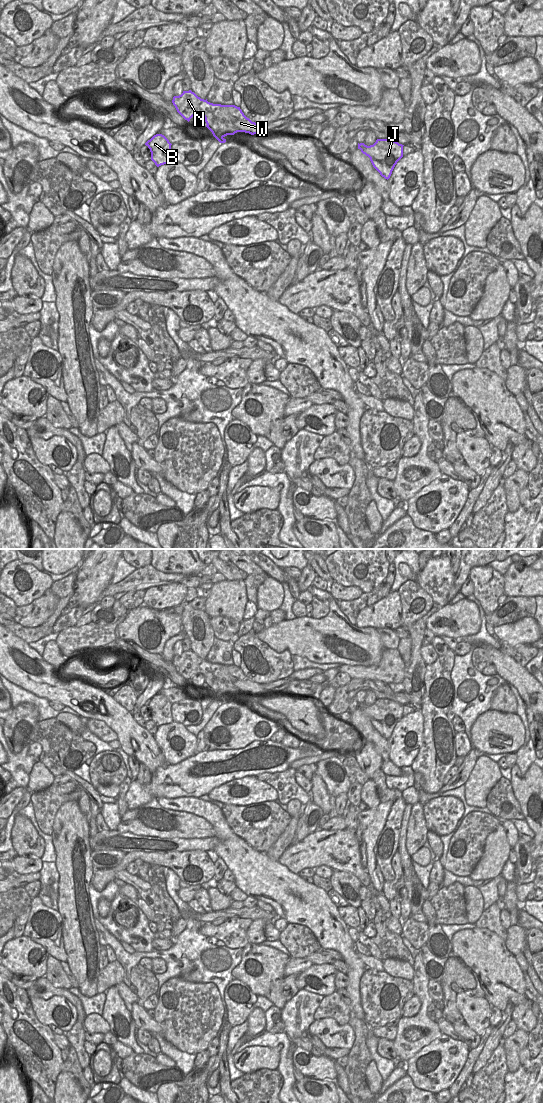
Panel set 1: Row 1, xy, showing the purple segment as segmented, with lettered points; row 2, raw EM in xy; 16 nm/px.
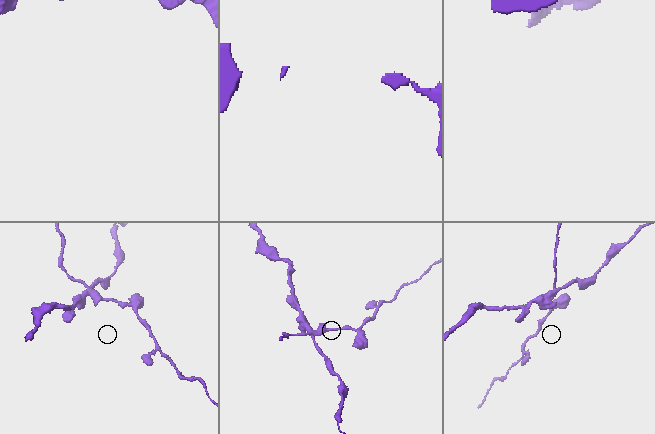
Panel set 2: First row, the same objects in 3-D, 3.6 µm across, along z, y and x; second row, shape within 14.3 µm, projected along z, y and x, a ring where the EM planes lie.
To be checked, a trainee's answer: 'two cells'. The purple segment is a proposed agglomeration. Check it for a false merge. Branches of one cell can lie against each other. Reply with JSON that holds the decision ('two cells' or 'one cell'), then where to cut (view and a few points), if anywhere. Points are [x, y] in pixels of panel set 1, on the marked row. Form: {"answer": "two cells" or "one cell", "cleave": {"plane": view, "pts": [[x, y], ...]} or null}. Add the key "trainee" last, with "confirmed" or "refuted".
{"answer": "two cells", "cleave": {"plane": "xy", "pts": [[211, 103], [204, 107], [205, 121]]}, "trainee": "confirmed"}

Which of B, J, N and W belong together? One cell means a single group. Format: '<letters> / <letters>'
B N / J W

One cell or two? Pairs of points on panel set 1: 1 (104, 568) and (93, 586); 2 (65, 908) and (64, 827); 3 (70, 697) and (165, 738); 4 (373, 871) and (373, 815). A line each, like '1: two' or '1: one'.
1: one
2: one
3: two
4: one

